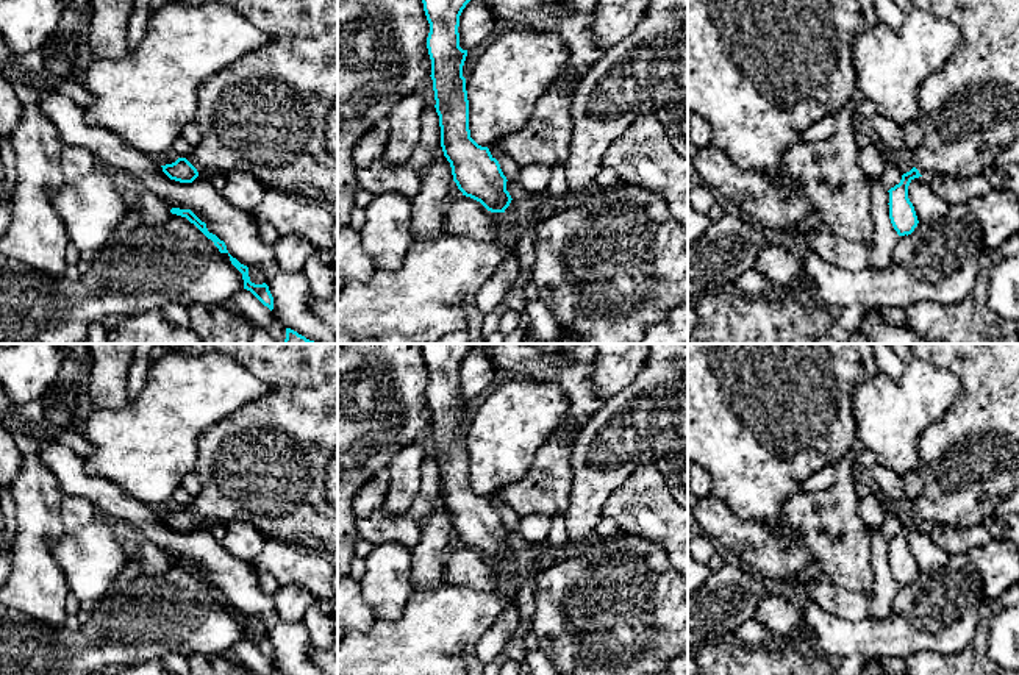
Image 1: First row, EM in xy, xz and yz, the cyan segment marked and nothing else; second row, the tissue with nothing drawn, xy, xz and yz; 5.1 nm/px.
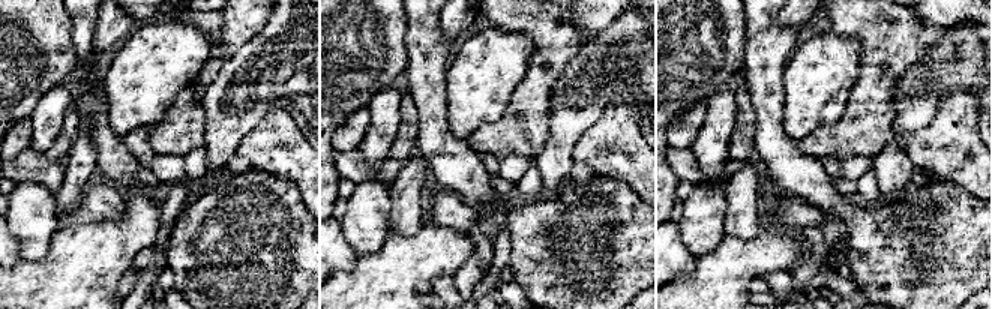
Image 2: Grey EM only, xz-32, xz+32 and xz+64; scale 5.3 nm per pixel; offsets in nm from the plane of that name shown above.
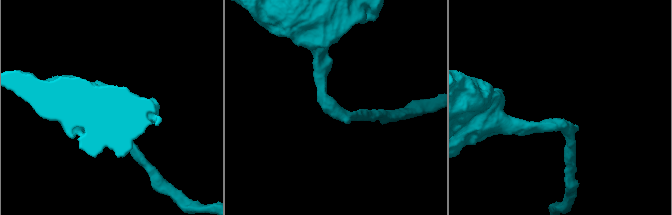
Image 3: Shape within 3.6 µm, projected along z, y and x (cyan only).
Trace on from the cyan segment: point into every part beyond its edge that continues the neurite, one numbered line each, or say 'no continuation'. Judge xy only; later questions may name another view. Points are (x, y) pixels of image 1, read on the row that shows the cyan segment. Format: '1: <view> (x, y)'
1: xy (266, 114)

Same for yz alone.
1: yz (968, 111)

